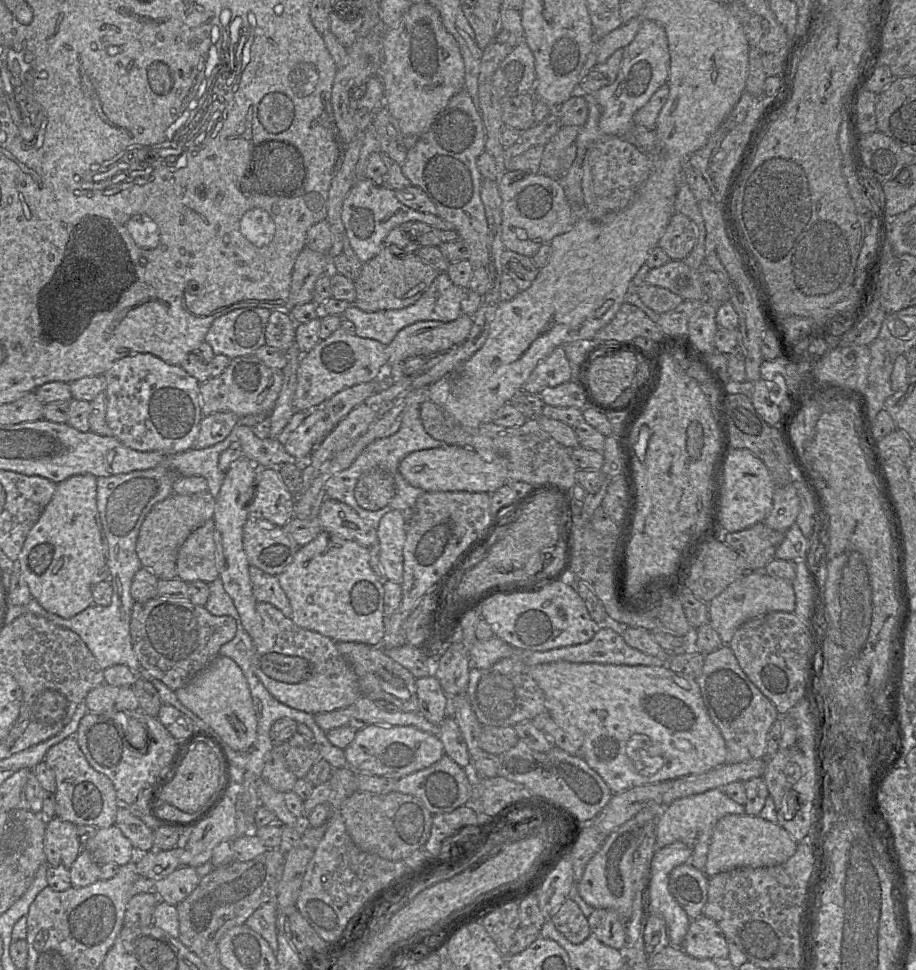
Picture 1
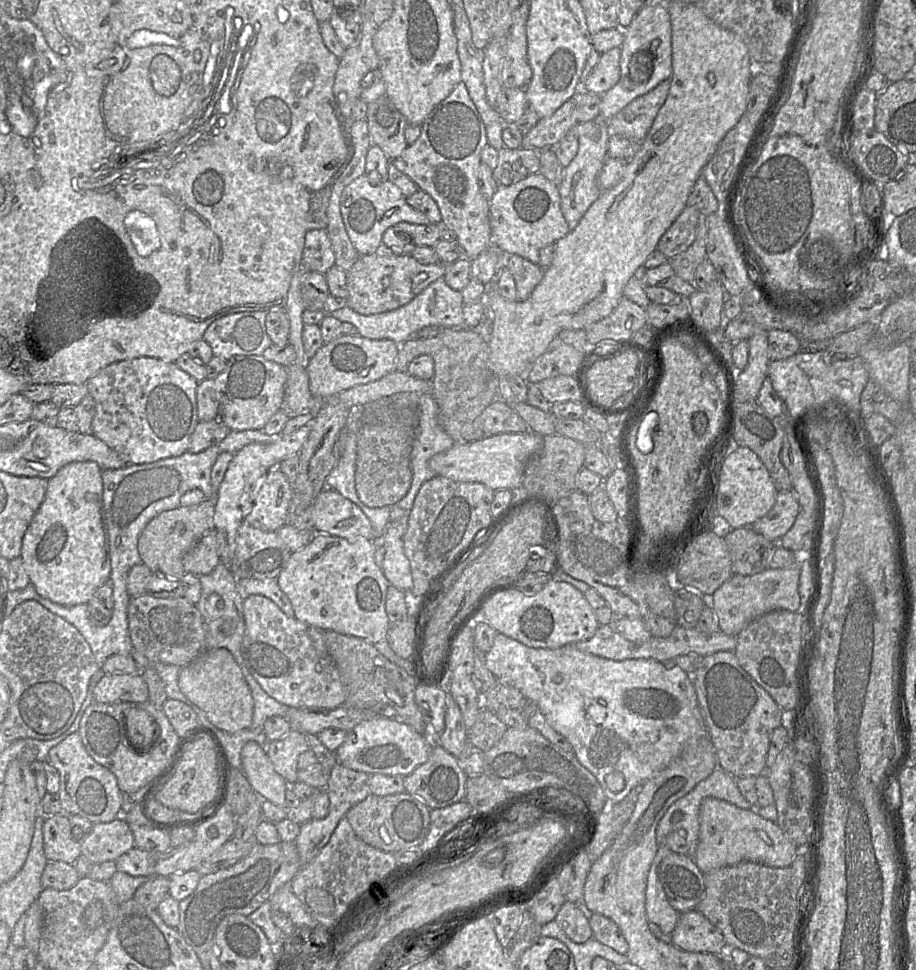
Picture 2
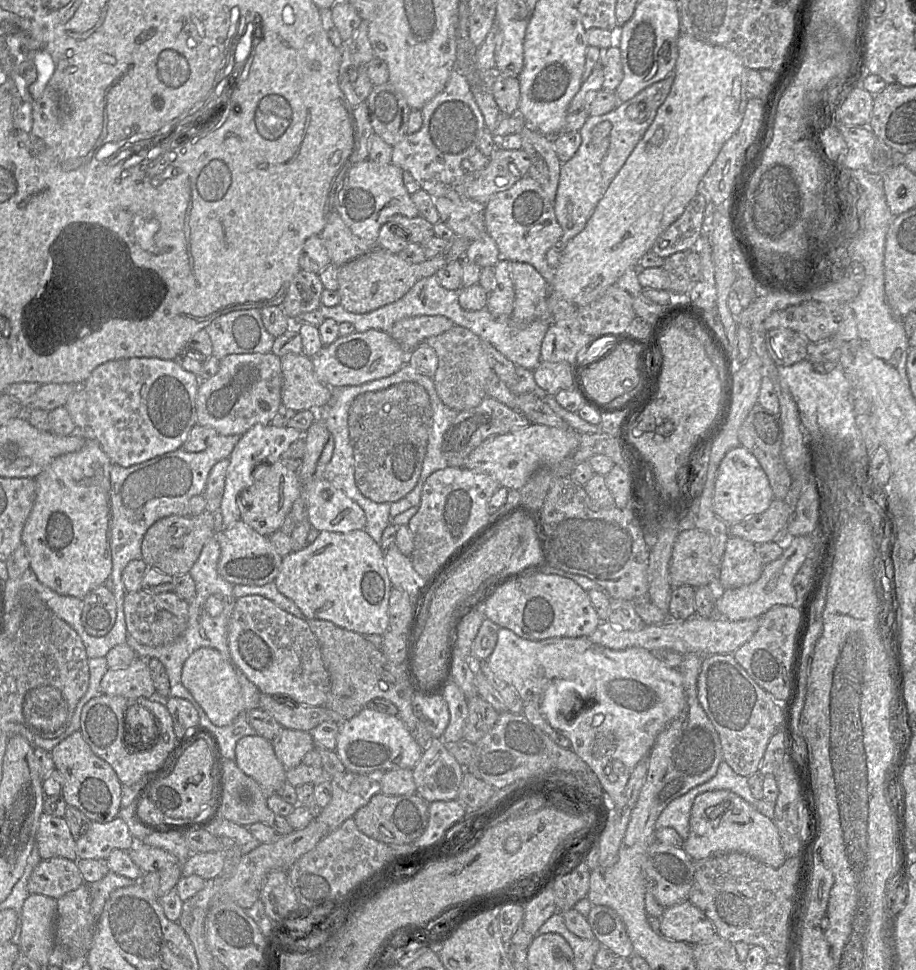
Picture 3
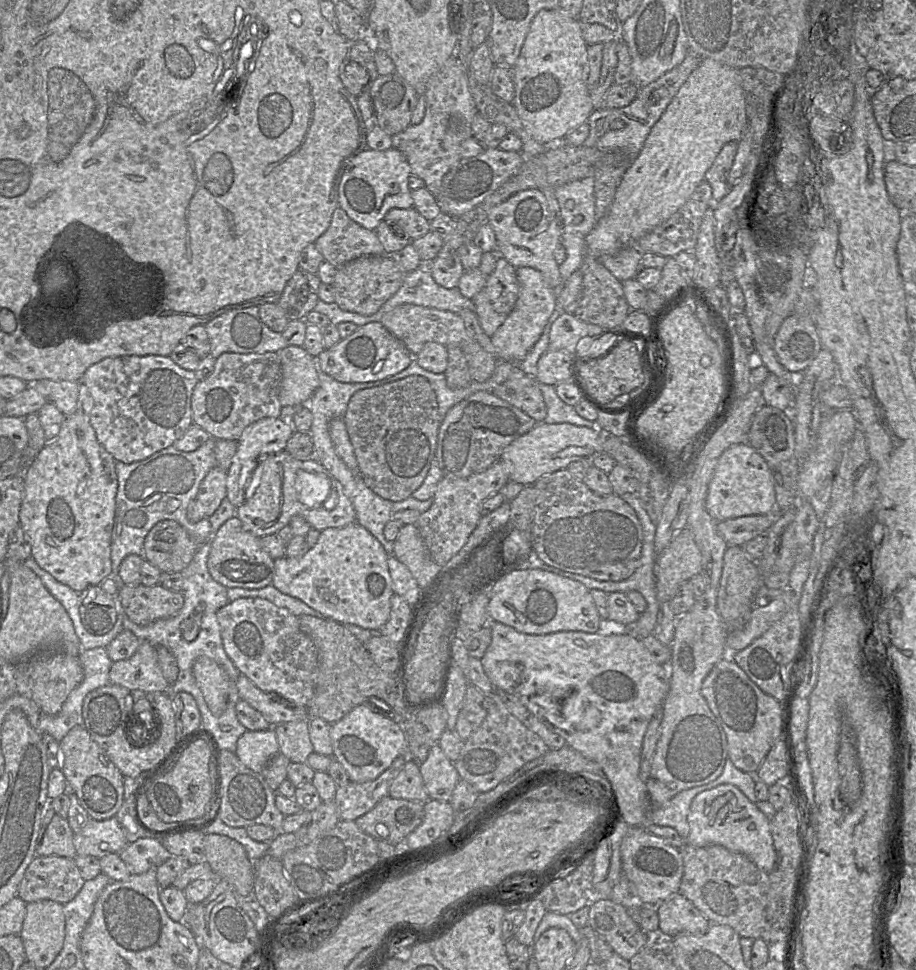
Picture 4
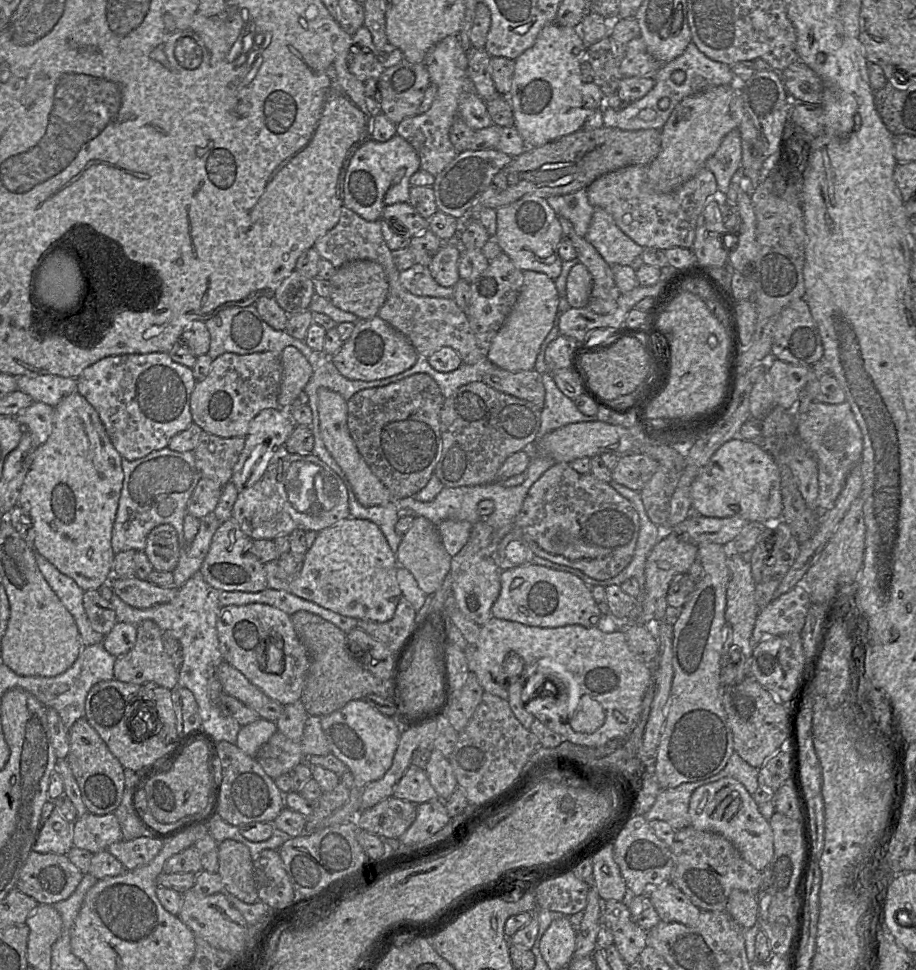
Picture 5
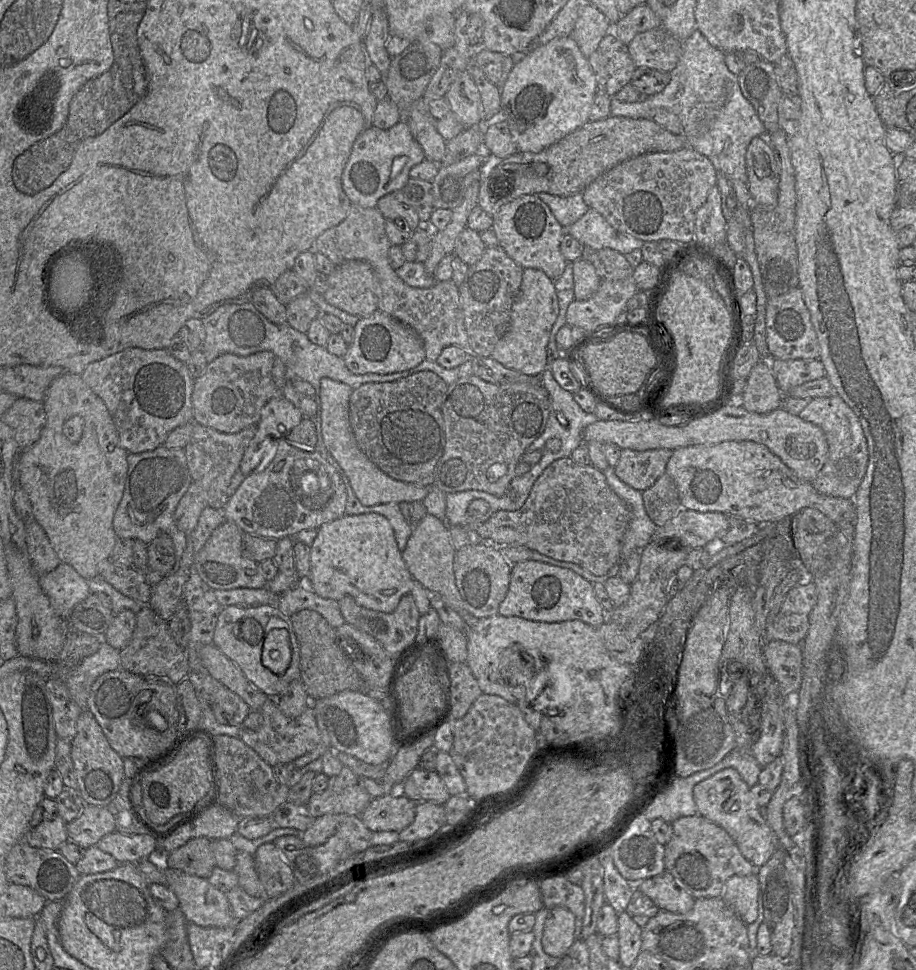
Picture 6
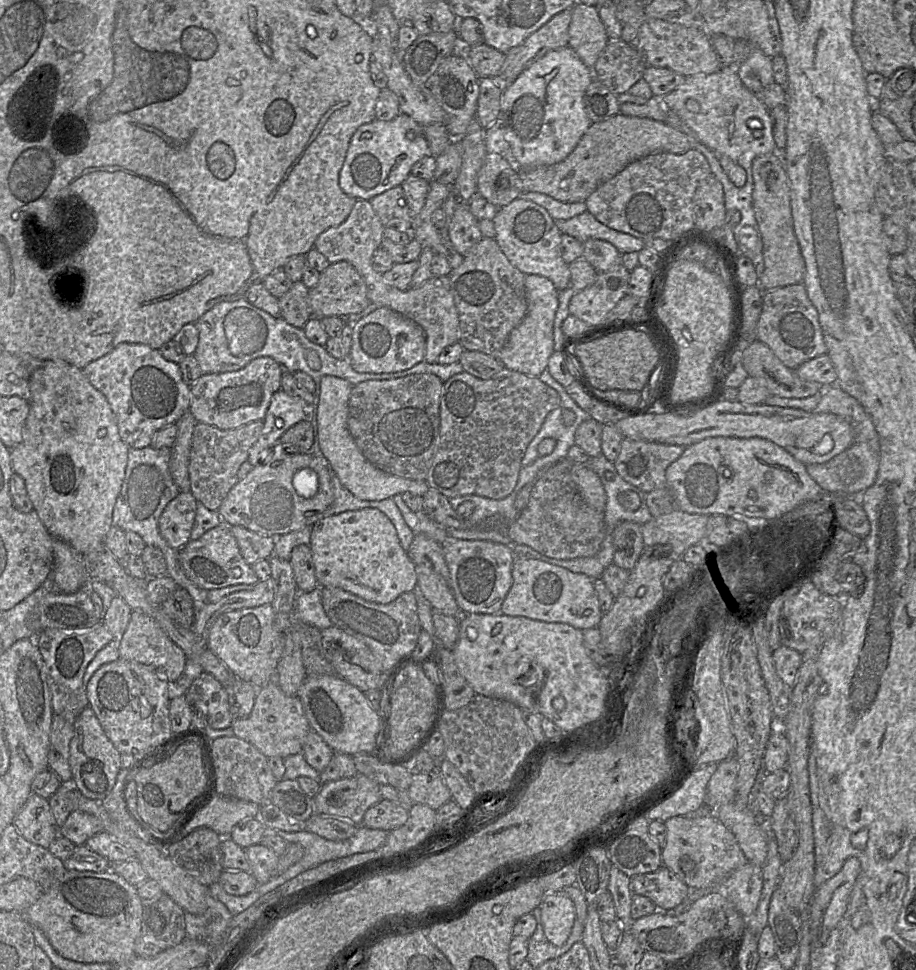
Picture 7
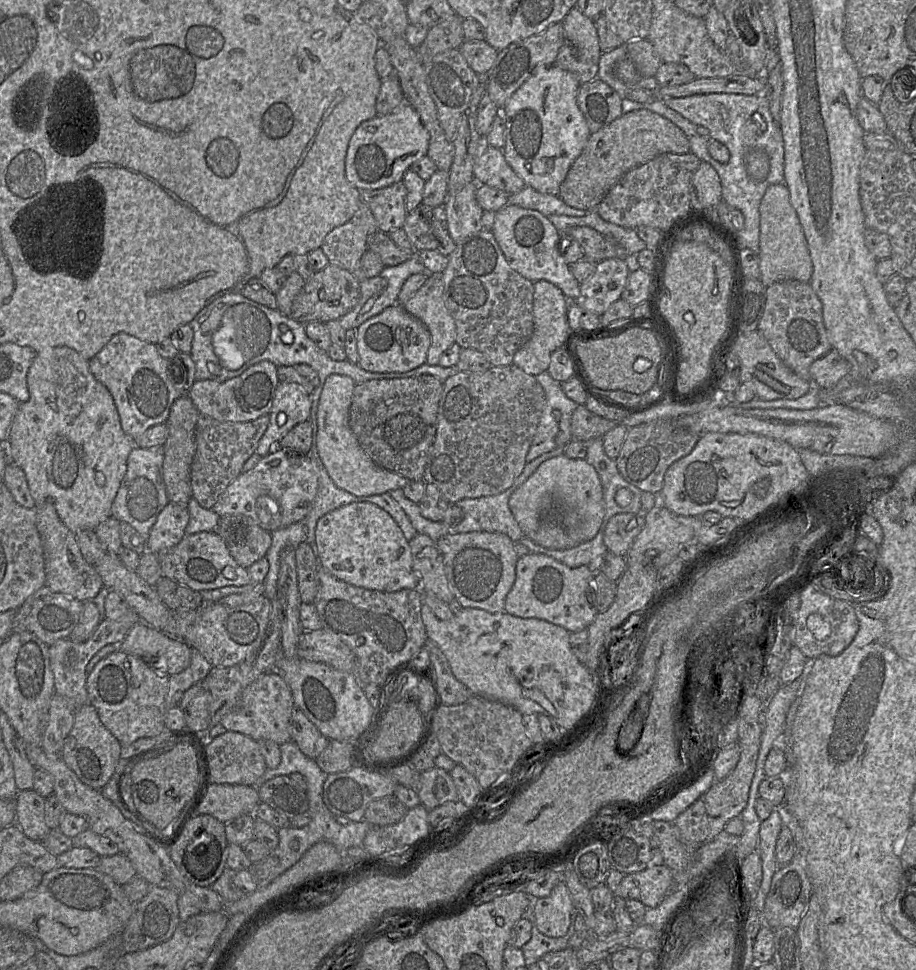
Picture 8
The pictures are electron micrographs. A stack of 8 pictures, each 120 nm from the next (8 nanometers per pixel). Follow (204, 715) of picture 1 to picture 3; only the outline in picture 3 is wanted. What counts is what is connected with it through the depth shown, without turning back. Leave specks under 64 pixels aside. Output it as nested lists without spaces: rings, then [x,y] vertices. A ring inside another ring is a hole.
[[[214,648],[195,650],[183,665],[181,681],[215,726],[230,725],[244,710],[242,688],[233,660],[229,662]]]

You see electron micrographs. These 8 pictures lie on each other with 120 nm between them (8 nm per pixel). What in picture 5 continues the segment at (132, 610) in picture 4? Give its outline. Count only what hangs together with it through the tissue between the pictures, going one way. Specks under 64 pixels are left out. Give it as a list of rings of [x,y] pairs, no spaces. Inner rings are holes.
[[[112,576],[111,586],[123,602],[138,609],[170,603],[178,593],[176,588],[159,587],[149,580],[141,580],[136,576],[130,578]]]

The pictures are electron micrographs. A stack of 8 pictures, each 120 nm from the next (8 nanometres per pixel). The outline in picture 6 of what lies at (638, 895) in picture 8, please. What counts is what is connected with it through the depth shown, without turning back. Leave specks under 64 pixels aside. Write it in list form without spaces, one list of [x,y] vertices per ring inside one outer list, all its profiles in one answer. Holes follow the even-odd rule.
[[[667,871],[634,886],[648,896],[660,910],[671,913],[685,914],[692,909],[695,902]]]

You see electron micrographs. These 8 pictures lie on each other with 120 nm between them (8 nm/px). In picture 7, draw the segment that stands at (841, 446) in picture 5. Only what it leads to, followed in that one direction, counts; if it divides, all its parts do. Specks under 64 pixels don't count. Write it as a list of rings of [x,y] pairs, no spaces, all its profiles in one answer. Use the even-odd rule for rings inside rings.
[[[837,385],[821,387],[821,391],[803,399],[781,398],[770,395],[764,404],[783,408],[795,408],[806,412],[831,413],[844,418],[854,432],[852,445],[826,463],[805,465],[809,476],[824,490],[833,495],[853,495],[861,497],[863,492],[876,480],[879,461],[879,437],[870,416],[862,405]]]

